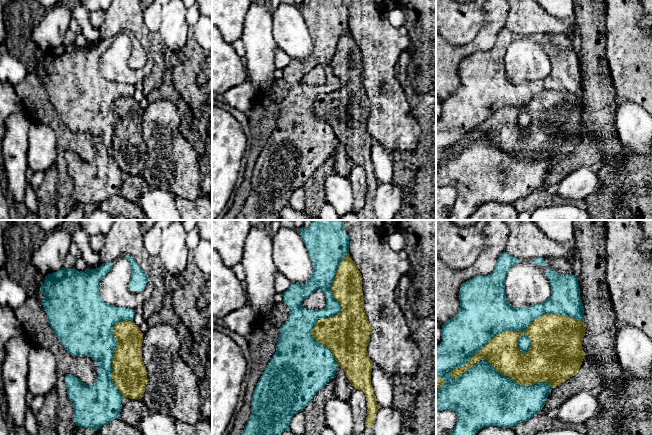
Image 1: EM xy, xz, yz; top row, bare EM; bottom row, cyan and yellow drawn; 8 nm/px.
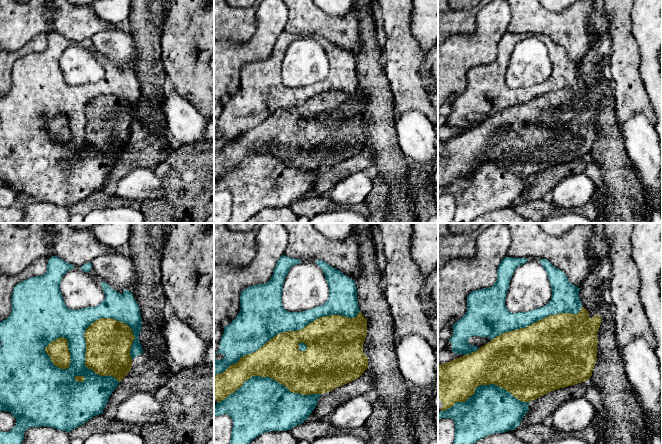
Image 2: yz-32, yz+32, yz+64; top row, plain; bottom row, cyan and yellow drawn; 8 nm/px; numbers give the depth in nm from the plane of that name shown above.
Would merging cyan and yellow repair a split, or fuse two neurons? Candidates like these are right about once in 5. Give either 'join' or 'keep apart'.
keep apart

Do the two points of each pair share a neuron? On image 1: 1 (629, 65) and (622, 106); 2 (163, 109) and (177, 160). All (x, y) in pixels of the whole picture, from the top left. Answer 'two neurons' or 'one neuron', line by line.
1: two neurons
2: one neuron

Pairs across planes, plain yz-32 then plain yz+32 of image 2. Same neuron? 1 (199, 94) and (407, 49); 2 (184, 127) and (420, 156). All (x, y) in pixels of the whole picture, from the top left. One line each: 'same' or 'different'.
1: same
2: same

